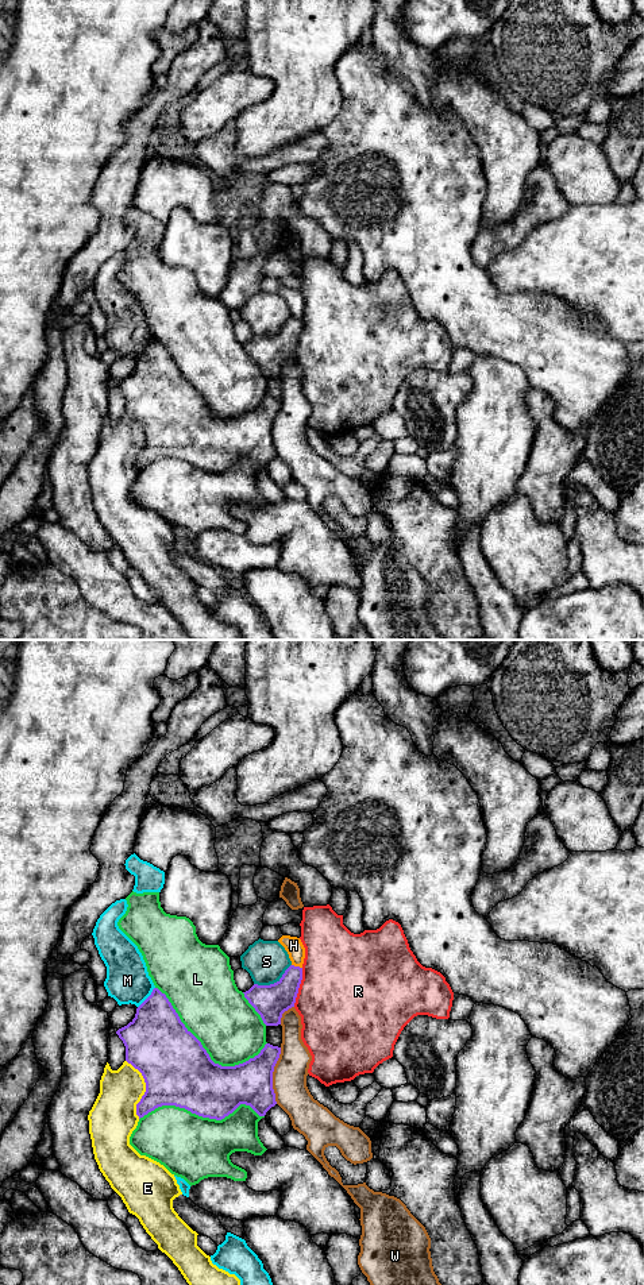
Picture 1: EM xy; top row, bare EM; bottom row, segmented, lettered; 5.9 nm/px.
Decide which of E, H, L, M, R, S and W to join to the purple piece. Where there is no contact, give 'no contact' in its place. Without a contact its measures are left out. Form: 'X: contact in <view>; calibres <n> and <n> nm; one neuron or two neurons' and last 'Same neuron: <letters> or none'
E: contact in xy; calibres 420 and 280 nm; two neurons
H: contact in xy; calibres 190 and 110 nm; two neurons
L: contact in xy; calibres 420 and 380 nm; two neurons
M: contact in xy; calibres 360 and 260 nm; two neurons
R: contact in xy; calibres 200 and 500 nm; two neurons
S: contact in xy; calibres 200 and 240 nm; two neurons
W: contact in xy; calibres 260 and 200 nm; two neurons
Same neuron: none

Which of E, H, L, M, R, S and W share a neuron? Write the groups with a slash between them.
E / H / L / M / R / S / W

